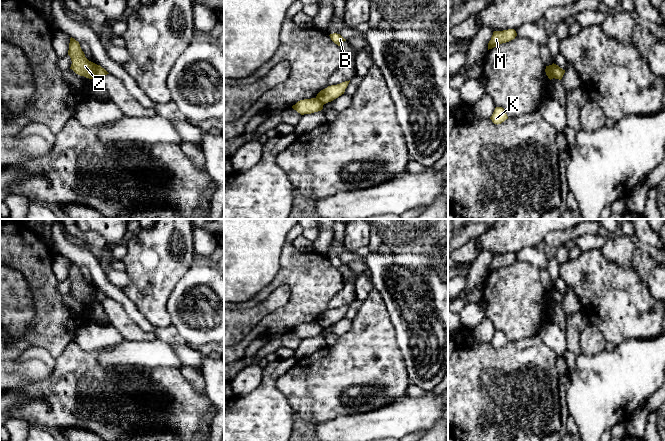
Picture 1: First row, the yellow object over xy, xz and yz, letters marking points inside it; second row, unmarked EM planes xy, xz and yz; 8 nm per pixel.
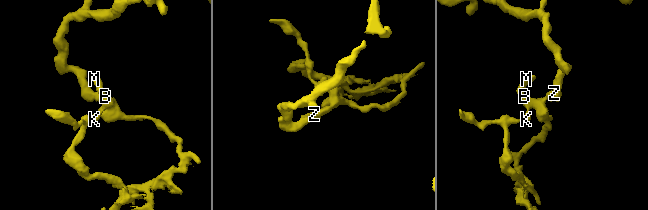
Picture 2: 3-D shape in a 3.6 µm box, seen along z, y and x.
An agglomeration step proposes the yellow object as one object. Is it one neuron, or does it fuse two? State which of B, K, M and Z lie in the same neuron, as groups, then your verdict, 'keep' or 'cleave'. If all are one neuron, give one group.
groups B K M / Z; cleave

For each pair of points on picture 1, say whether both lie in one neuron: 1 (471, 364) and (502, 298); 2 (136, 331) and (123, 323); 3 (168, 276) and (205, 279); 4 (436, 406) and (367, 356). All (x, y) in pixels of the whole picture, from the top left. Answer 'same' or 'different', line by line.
1: different
2: same
3: different
4: different

